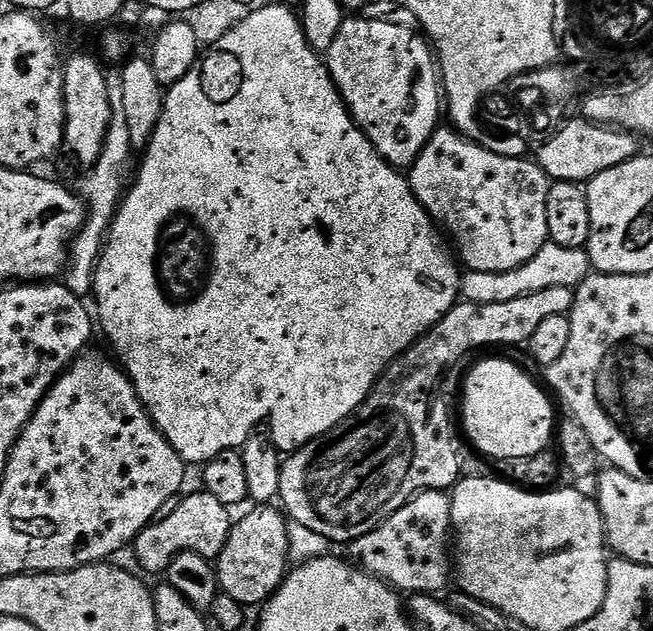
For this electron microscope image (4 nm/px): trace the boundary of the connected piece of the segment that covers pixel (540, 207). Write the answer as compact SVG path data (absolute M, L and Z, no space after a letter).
M440 126L432 133L432 136L426 142L426 146L418 154L416 161L412 163L412 167L407 173L406 179L409 188L412 189L413 194L418 198L418 202L421 206L428 211L428 215L432 217L433 221L435 221L441 229L443 229L446 236L446 231L448 231L448 236L452 239L453 244L451 244L451 247L458 257L459 263L469 272L498 274L499 272L505 272L506 270L514 270L518 266L522 266L528 262L530 258L534 258L534 254L538 254L538 250L542 250L542 246L549 243L548 227L546 226L546 198L548 197L550 181L548 175L540 169L539 163L537 163L535 159L506 158L502 154L494 154L490 150L478 146L473 140L468 140L464 136L461 136L455 128L451 126L445 126L445 128L444 126Z

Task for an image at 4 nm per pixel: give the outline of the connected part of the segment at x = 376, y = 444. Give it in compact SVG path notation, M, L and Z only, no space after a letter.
M550 286L550 290L531 292L522 298L514 298L514 302L494 302L493 304L457 302L425 336L420 337L420 339L409 346L397 360L392 361L392 363L385 368L379 380L372 385L372 393L365 398L357 412L353 412L352 415L347 416L343 422L338 426L334 426L334 430L330 430L326 435L319 436L317 440L311 440L306 446L302 446L298 451L291 453L291 455L281 463L280 495L278 500L279 503L284 503L284 505L282 505L283 511L287 513L295 523L307 526L310 530L322 534L322 538L326 538L329 542L336 543L337 540L341 546L344 546L353 540L362 538L362 534L370 534L370 530L374 530L382 521L396 513L401 506L408 503L413 496L417 496L420 492L438 492L455 488L457 480L461 479L462 476L462 471L460 472L461 437L458 435L457 425L456 428L452 425L451 414L436 401L440 396L440 379L443 378L444 371L446 371L455 360L462 359L467 352L472 352L475 348L496 348L499 344L527 345L530 334L534 334L534 330L538 330L539 324L541 324L545 318L568 316L572 311L573 303L573 289L563 288L562 286Z

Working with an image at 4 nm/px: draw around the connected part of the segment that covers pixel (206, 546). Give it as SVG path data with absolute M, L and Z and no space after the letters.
M197 490L193 496L186 496L175 505L176 509L173 507L165 511L136 535L136 560L146 571L167 573L172 560L183 552L193 552L212 562L226 546L234 523L234 516L228 513L231 512L229 505L218 502L214 494L203 490Z

